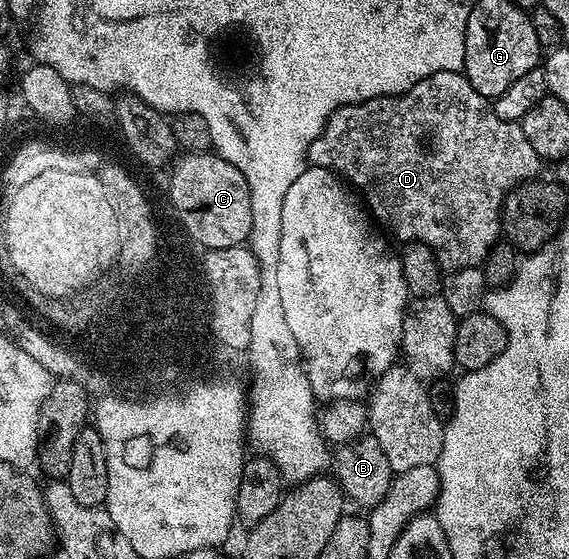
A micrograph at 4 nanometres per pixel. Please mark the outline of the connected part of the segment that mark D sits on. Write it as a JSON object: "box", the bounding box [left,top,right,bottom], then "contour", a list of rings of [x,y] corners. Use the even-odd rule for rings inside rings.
{"box":[307,71,543,272],"contour":[[[464,71],[431,74],[431,78],[411,86],[411,90],[402,92],[399,96],[380,96],[379,98],[364,100],[358,104],[348,104],[342,108],[336,108],[329,115],[329,120],[325,123],[325,129],[321,131],[319,138],[315,138],[315,142],[311,142],[307,160],[312,167],[330,169],[336,172],[342,180],[352,185],[363,197],[372,219],[390,237],[398,236],[401,242],[425,244],[433,249],[442,269],[449,272],[484,265],[489,252],[503,236],[501,213],[505,196],[517,185],[532,181],[538,175],[536,172],[543,167],[541,157],[535,154],[531,142],[527,142],[527,134],[523,134],[520,123],[516,120],[503,120],[495,115],[490,97],[479,94],[479,90],[475,90],[475,86],[471,86],[471,82],[465,76]]]}

